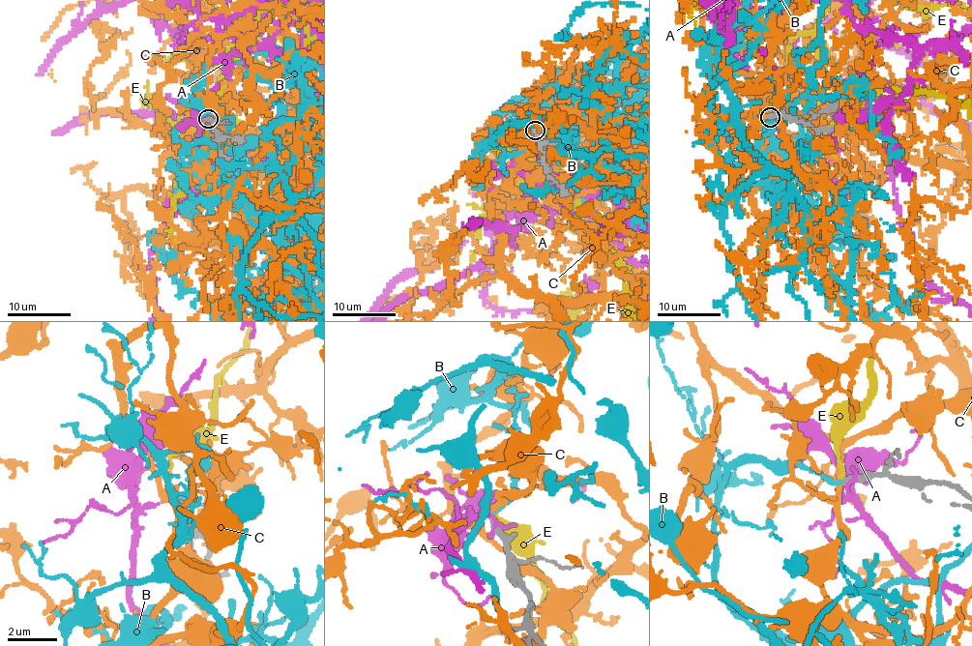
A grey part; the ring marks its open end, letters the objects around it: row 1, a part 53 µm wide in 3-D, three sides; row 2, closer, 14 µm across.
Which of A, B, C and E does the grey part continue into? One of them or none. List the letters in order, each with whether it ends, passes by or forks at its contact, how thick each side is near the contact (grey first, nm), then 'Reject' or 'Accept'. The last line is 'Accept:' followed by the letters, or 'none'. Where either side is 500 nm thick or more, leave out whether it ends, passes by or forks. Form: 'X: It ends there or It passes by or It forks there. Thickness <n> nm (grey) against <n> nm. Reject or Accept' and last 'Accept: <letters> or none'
A: It ends there. Thickness 320 nm (grey) against 180 nm. Reject
B: It ends there. Thickness 240 nm (grey) against 170 nm. Accept
C: It passes by. Thickness 240 nm (grey) against 220 nm. Reject
E: It ends there. Thickness 240 nm (grey) against 170 nm. Reject
Accept: B

